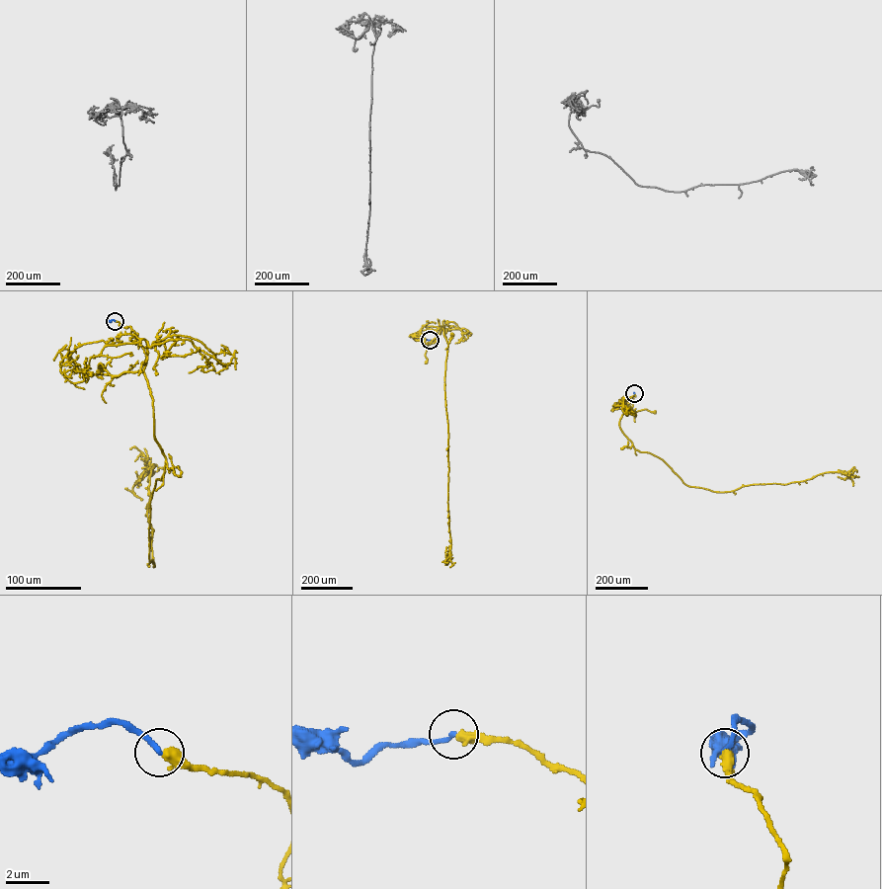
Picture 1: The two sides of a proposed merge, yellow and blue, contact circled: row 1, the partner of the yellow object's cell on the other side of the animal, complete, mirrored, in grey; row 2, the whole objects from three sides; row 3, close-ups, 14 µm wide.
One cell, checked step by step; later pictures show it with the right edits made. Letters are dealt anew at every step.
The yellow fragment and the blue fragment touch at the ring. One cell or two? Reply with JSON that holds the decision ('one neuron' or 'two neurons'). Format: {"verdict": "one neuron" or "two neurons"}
{"verdict": "two neurons"}

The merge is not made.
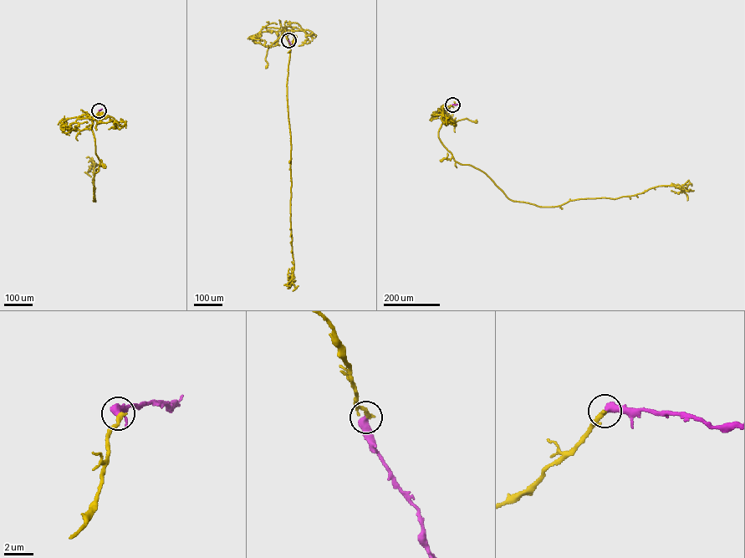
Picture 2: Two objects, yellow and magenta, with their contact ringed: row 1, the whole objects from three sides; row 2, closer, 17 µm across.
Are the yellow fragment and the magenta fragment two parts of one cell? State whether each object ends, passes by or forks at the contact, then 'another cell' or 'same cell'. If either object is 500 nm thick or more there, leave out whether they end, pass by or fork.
same cell

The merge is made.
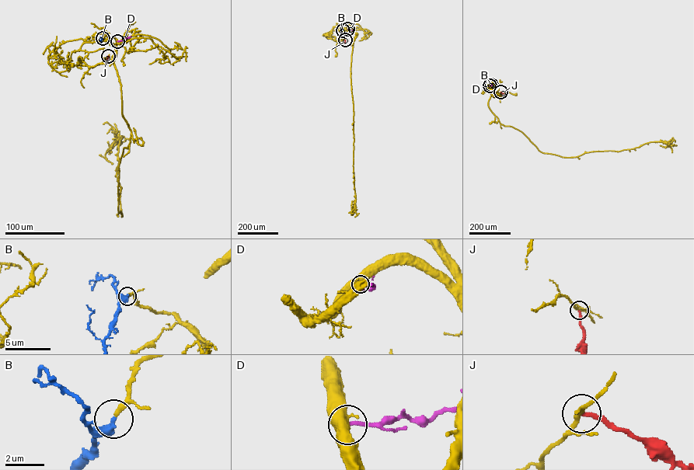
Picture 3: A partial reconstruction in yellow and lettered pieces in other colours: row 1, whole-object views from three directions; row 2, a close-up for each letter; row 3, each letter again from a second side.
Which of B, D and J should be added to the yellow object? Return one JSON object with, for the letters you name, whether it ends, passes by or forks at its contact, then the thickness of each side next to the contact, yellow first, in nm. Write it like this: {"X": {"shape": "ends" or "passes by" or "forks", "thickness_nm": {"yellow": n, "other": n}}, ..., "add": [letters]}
{"B": {"shape": "ends", "thickness_nm": {"yellow": 180, "other": 440}}, "add": ["B"]}

